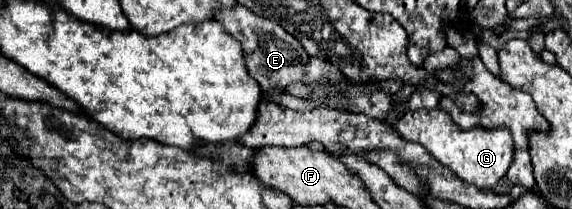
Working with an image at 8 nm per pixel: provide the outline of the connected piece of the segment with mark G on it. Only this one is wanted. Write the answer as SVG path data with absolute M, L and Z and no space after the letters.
M418 109L404 113L396 122L396 130L401 137L420 143L426 147L426 151L444 167L452 169L462 181L476 185L478 189L492 189L506 173L508 165L512 163L514 143L510 137L510 131L500 129L460 129L444 109Z

